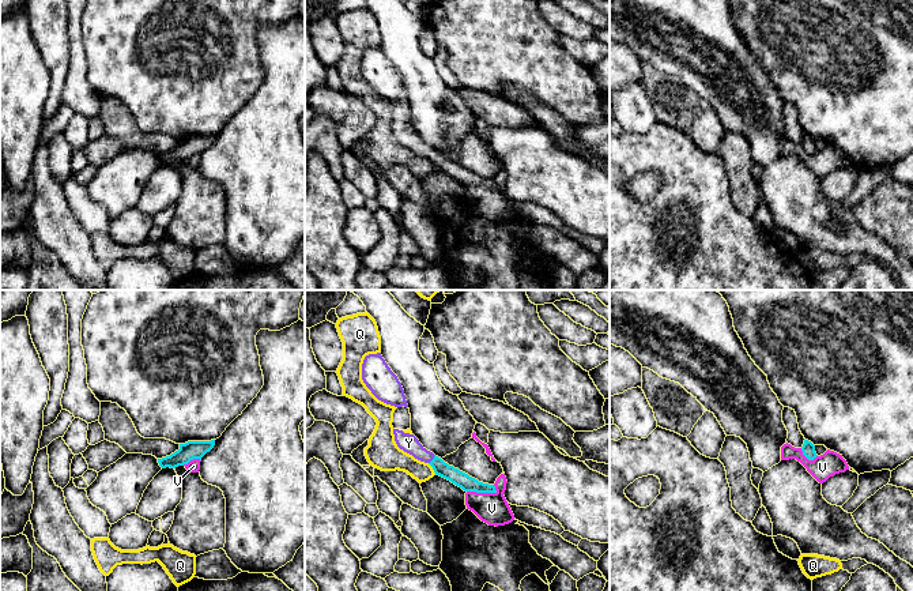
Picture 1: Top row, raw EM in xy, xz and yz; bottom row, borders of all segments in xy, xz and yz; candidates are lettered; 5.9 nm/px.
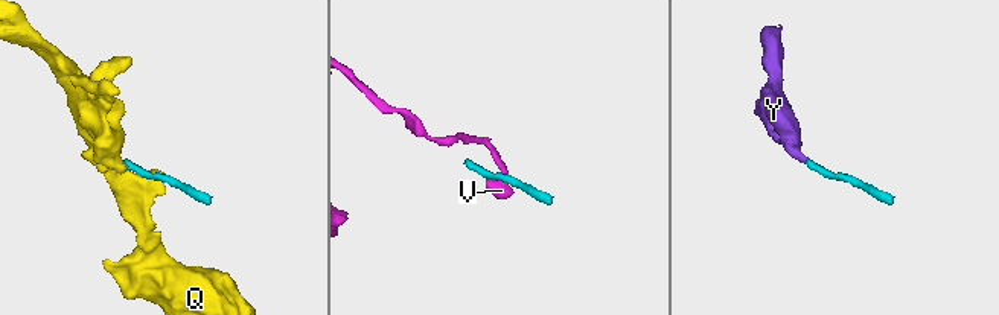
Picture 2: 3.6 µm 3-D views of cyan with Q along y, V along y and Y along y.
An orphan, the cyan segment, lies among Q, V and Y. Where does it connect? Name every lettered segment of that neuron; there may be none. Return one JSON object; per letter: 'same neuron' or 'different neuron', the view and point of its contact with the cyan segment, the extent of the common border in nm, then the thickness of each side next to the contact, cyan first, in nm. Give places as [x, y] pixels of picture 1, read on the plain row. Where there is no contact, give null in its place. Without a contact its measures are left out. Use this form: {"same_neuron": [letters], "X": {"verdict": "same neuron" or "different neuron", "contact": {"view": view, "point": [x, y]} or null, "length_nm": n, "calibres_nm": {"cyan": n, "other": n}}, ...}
{"same_neuron": ["Y"], "Q": {"verdict": "different neuron", "contact": {"view": "xz", "point": [433, 164]}, "length_nm": 90, "calibres_nm": {"cyan": 90, "other": 150}}, "V": {"verdict": "different neuron", "contact": {"view": "xz", "point": [482, 187]}, "length_nm": 180, "calibres_nm": {"cyan": 90, "other": 190}}, "Y": {"verdict": "same neuron", "contact": {"view": "xz", "point": [433, 154]}, "length_nm": 70, "calibres_nm": {"cyan": 90, "other": 110}}}

